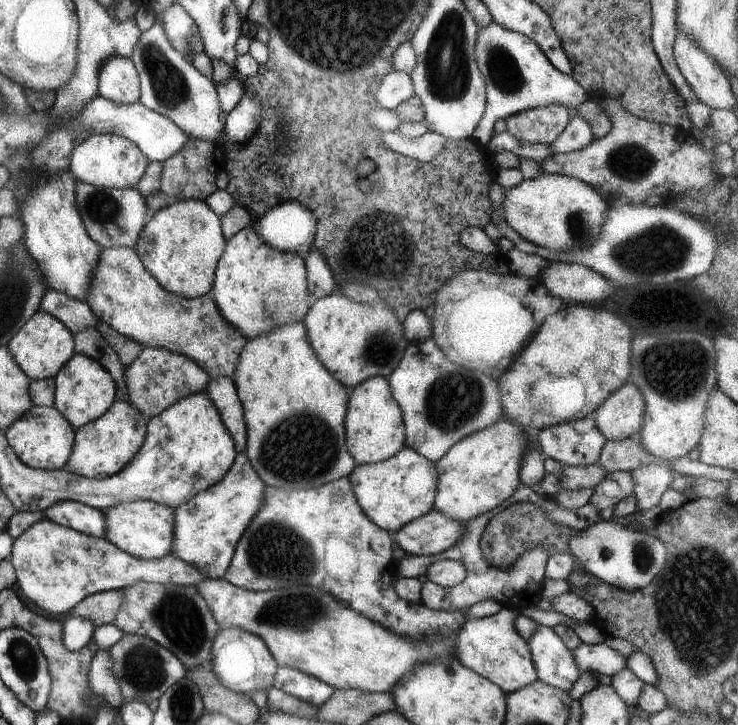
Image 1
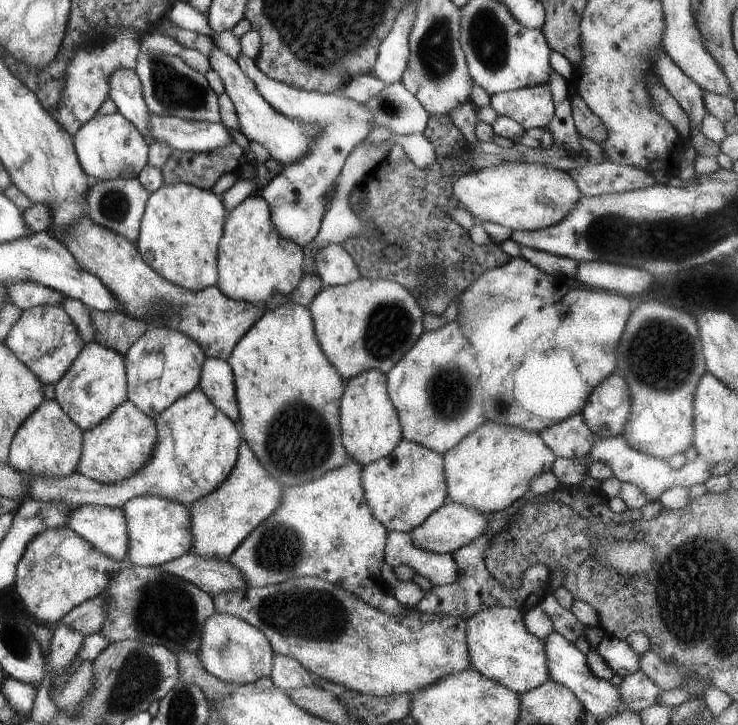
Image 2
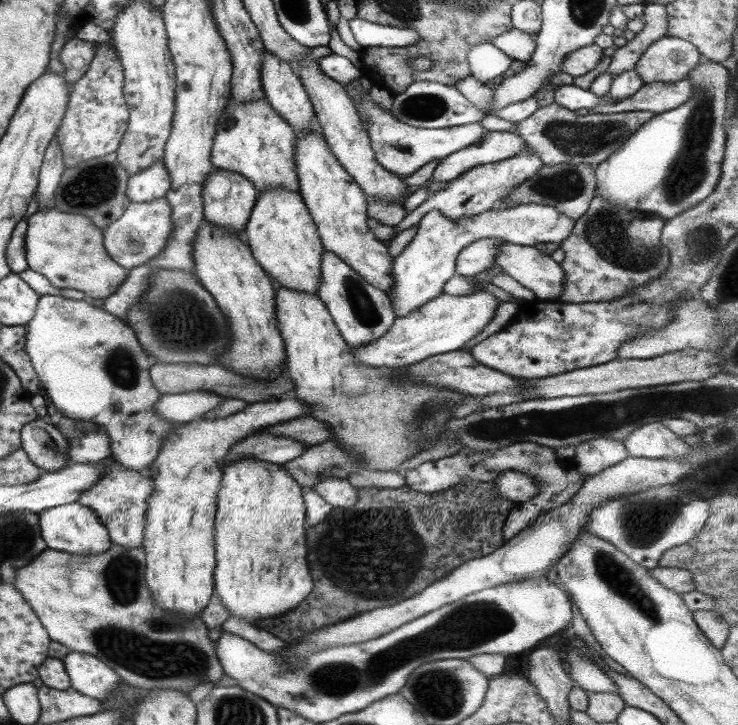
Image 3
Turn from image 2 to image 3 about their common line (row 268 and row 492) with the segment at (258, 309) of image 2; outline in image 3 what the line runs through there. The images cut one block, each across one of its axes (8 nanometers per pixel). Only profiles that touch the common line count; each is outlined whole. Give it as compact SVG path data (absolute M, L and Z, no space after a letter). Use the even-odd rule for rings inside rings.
M116 461L102 470L102 476L76 500L92 510L107 529L109 540L123 548L142 548L146 500L153 492L153 481L140 471L126 469Z

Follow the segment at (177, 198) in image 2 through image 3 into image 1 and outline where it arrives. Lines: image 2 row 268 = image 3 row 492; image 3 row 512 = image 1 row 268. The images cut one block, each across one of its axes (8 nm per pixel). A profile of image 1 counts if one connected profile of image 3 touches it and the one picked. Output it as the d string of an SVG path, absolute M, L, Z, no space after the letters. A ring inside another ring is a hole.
M179 199L148 214L134 249L163 289L192 299L211 293L216 262L223 254L225 241L220 218L202 200Z

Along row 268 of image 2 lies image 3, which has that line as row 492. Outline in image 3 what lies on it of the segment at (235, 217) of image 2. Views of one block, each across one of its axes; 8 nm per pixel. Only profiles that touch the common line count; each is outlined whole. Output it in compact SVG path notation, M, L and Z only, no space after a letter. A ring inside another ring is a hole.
M242 456L221 470L214 516L214 594L227 609L229 617L237 617L254 625L255 621L293 610L309 596L313 588L307 568L303 489L281 468L281 464L255 460L252 456Z

